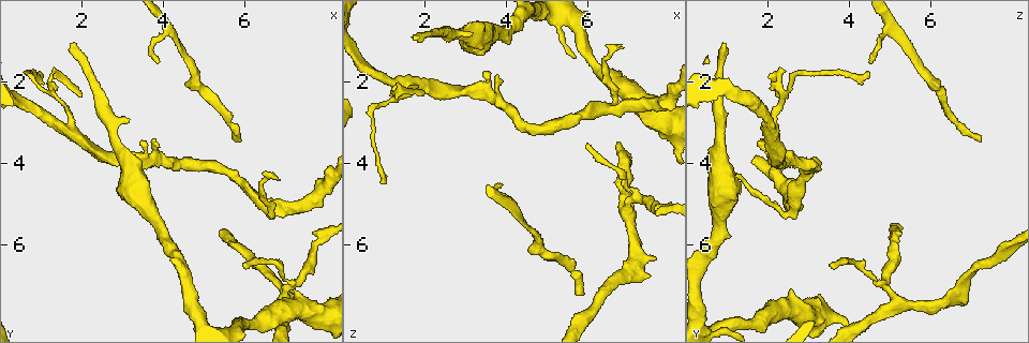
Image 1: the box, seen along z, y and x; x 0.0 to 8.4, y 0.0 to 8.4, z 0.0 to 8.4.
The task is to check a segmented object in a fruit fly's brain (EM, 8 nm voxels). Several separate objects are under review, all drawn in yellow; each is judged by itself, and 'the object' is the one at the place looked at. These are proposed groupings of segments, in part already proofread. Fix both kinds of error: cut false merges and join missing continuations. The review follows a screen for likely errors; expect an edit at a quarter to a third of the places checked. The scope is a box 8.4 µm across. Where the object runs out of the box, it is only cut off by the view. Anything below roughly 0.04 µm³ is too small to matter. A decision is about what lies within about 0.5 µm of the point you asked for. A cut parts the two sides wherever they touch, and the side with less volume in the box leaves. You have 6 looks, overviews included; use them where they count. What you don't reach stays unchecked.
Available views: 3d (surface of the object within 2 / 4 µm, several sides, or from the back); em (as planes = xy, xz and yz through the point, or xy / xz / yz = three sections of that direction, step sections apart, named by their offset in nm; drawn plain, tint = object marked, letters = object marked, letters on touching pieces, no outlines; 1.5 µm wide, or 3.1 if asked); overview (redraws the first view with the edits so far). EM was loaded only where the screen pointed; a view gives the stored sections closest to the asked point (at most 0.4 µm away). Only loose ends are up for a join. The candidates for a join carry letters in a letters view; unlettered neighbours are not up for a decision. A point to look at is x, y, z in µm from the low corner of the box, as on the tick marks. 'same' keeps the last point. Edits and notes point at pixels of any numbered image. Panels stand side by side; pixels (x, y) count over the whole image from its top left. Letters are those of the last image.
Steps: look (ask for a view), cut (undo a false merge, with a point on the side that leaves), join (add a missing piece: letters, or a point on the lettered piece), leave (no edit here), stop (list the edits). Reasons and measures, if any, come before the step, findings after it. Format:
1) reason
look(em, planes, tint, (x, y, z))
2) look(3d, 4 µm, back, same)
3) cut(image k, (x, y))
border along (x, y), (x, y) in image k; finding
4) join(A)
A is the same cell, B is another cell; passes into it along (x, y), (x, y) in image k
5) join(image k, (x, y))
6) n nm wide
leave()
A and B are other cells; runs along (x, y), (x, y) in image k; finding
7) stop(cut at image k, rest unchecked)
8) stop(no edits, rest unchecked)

three arms meet
look(em, xz, step 8, tint, (1.70, 3.20, 2.15))

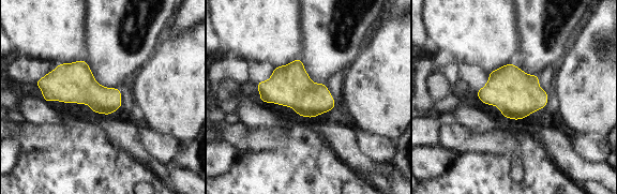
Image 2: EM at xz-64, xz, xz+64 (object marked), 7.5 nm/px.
look(em, planes, letters, same)

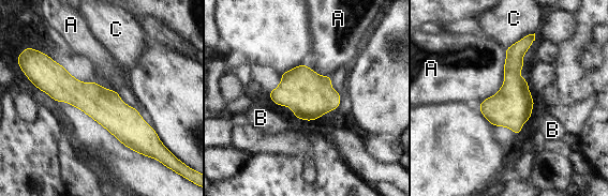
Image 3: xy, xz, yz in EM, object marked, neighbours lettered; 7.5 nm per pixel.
leave()
A, B and C are other cells; runs along (42, 81), (154, 136) in image 3; one neuron here

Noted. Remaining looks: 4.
an open end
look(em, planes, letters, (1.80, 1.10, 0.85))

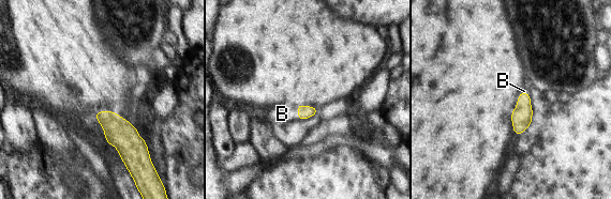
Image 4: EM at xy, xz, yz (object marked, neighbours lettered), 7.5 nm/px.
100 nm wide
join(B)
B is the same cell; passes into it along (304, 111), (298, 112), (282, 113) in image 4; the neuron continues

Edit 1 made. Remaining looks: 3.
look(overview)

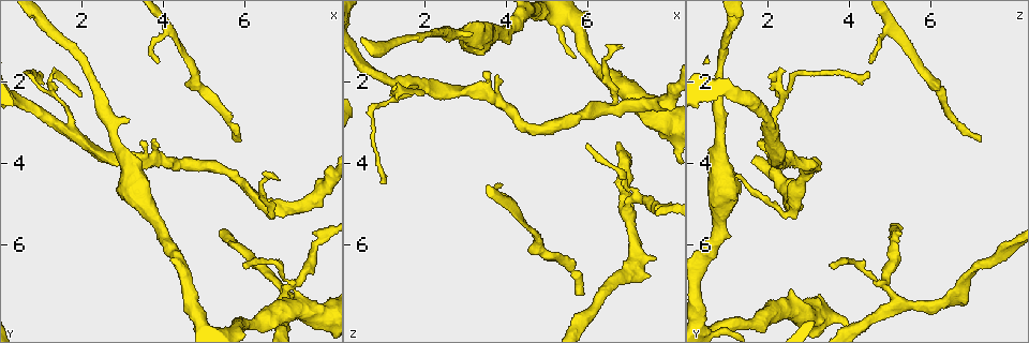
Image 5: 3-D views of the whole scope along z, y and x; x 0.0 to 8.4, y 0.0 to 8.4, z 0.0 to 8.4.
an open end
look(em, planes, letters, (3.85, 1.55, 4.50))

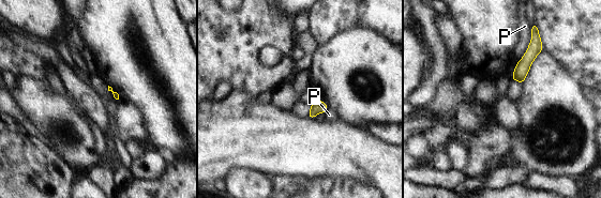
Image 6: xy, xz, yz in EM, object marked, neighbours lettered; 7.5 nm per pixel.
leave()
P is another cell; border along (531, 33), (526, 51), (517, 61) in image 6; none of them fits

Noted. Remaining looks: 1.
stop(join at image 4, rest unchecked)

